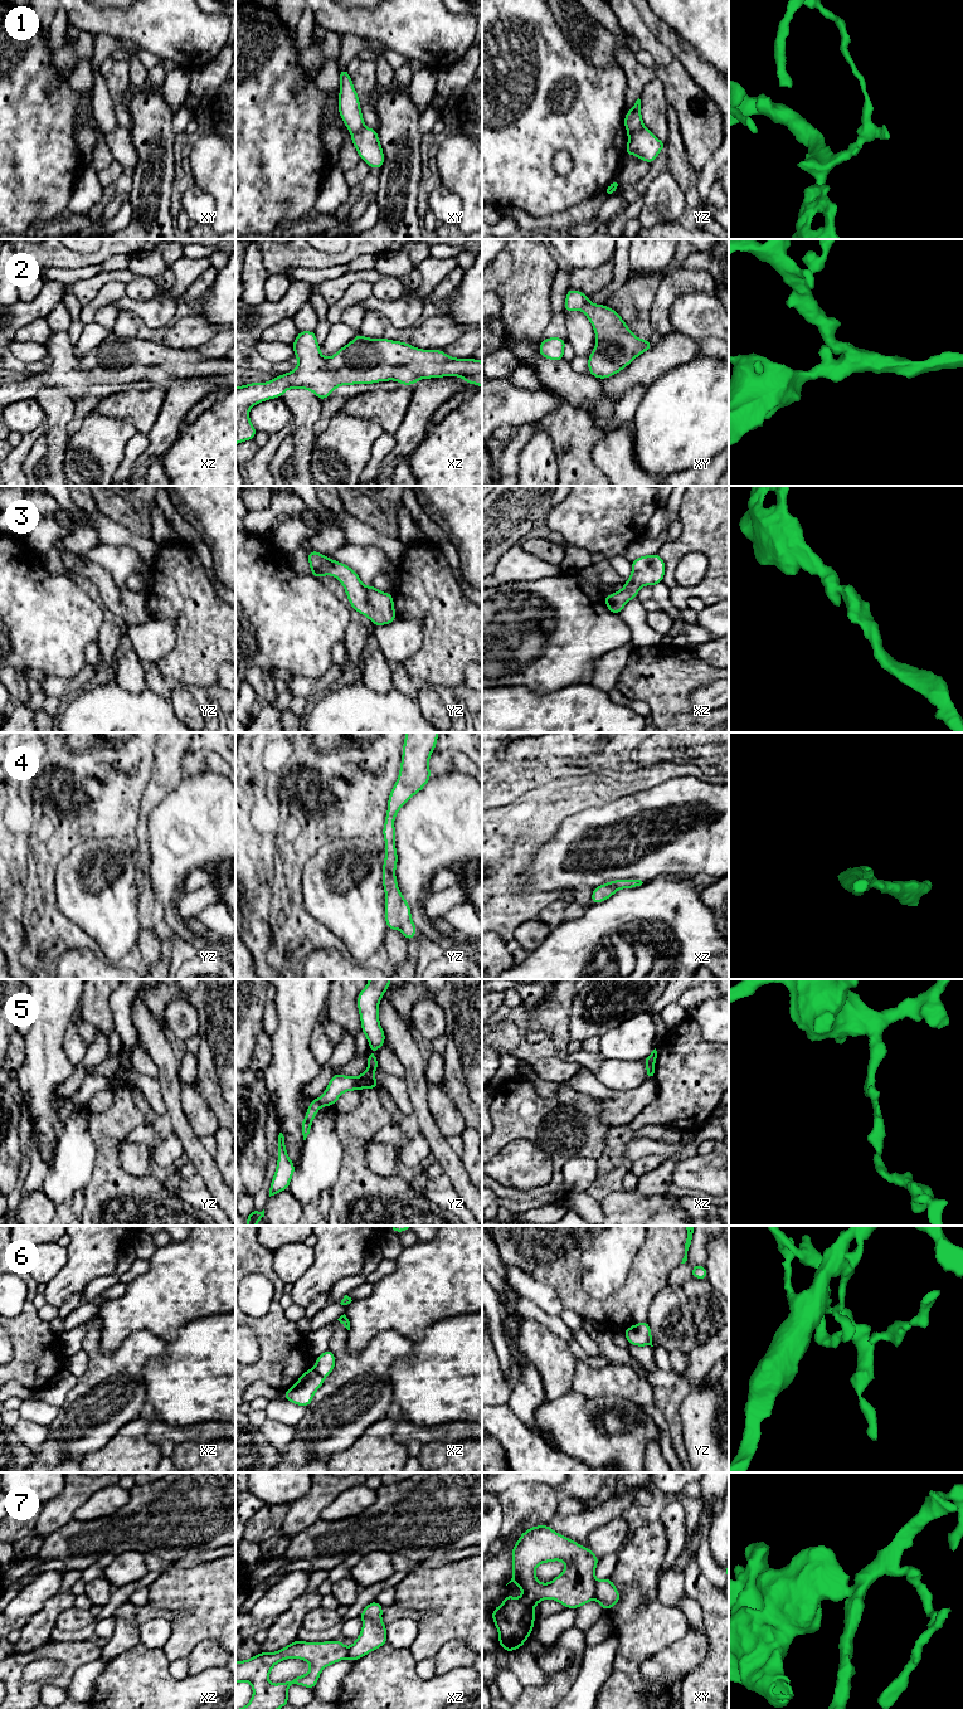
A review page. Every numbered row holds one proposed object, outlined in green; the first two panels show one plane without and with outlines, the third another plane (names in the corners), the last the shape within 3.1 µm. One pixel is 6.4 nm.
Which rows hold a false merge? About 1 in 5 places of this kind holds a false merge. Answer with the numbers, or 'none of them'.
1, 5, 6, 7

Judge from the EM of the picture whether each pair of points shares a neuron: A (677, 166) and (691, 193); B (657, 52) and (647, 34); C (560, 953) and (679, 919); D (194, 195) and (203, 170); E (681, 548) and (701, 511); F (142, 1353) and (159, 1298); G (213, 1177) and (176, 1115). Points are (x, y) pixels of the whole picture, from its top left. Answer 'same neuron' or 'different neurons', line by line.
A: same neuron
B: same neuron
C: same neuron
D: different neurons
E: same neuron
F: different neurons
G: same neuron

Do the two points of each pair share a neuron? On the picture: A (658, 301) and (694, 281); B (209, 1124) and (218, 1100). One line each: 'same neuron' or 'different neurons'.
A: same neuron
B: different neurons

